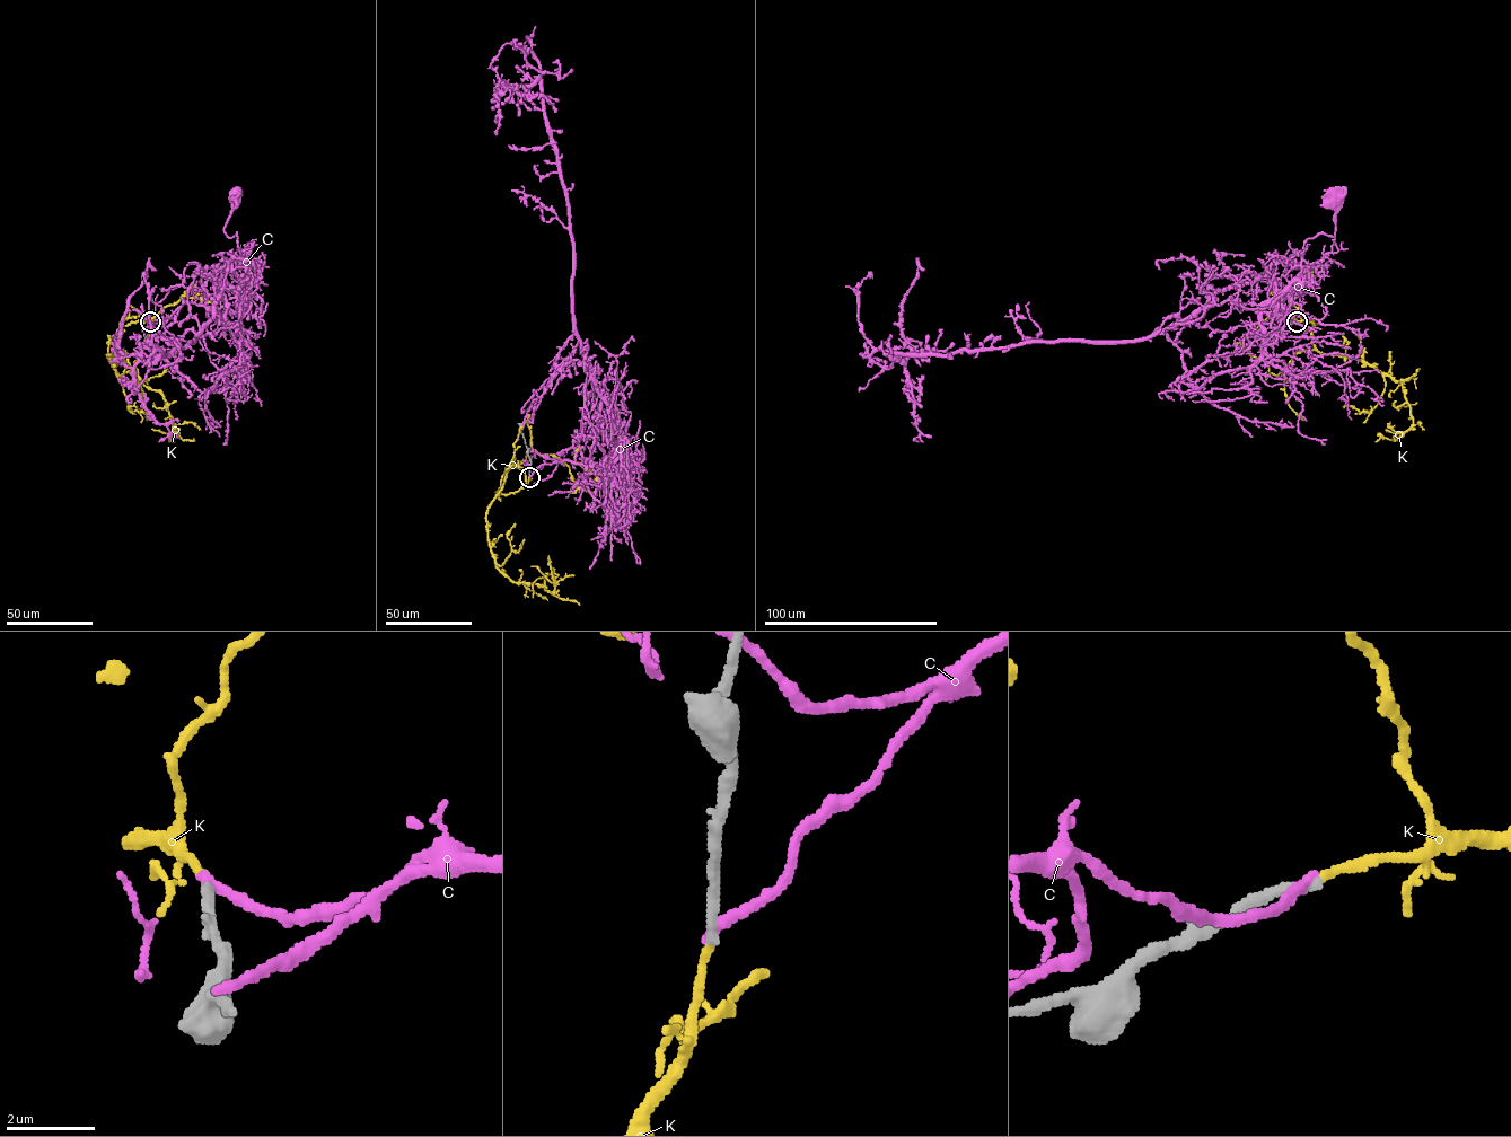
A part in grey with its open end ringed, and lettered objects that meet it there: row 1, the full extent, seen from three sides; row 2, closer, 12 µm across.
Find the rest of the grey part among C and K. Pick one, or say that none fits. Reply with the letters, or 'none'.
none

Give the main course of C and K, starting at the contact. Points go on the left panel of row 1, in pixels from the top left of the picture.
C: (150, 322), (193, 302), (239, 337), (249, 276), (237, 234), (225, 231), (234, 197)
K: (149, 322), (121, 325), (119, 345), (107, 355), (115, 372), (124, 379), (161, 395), (176, 432), (168, 442)

